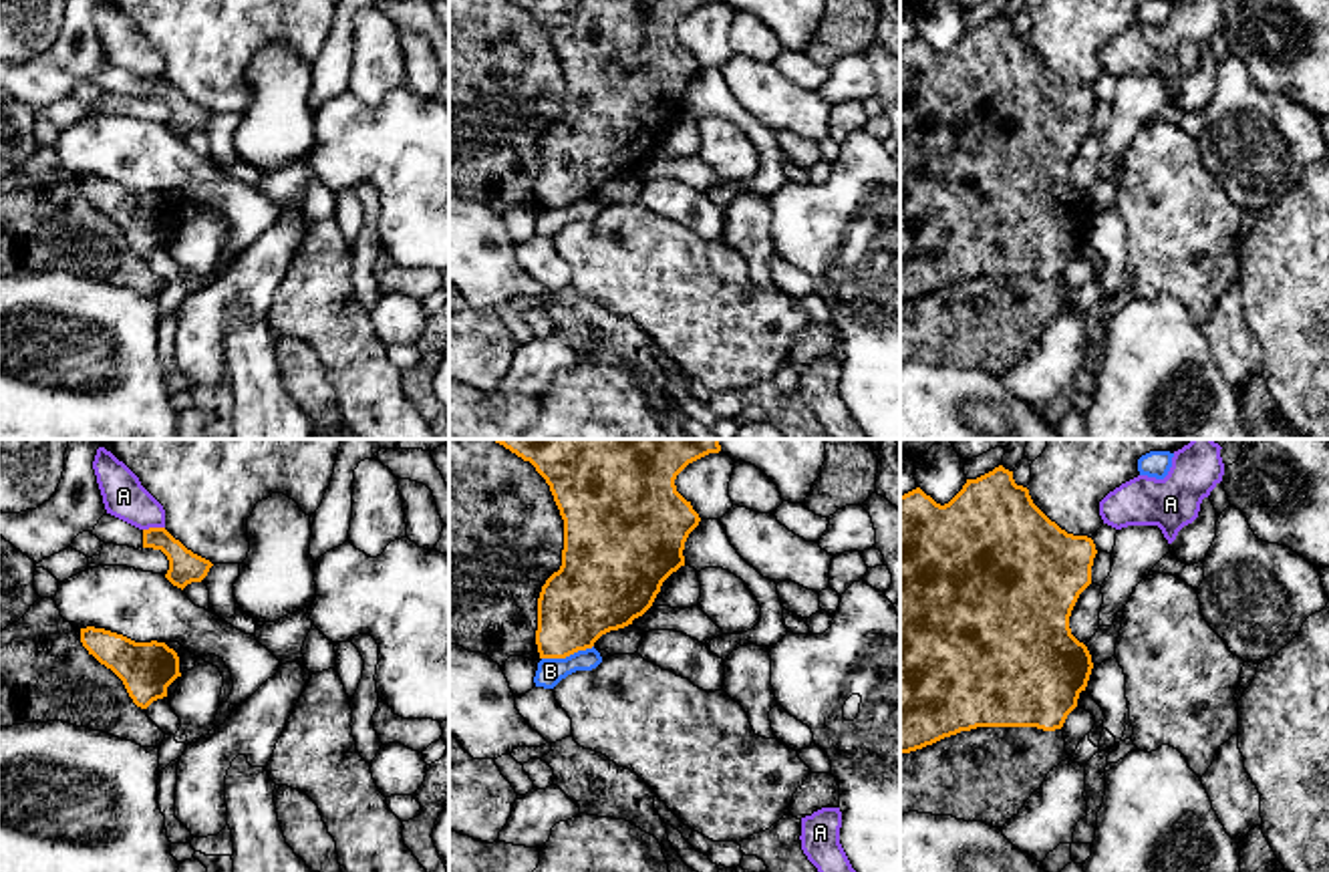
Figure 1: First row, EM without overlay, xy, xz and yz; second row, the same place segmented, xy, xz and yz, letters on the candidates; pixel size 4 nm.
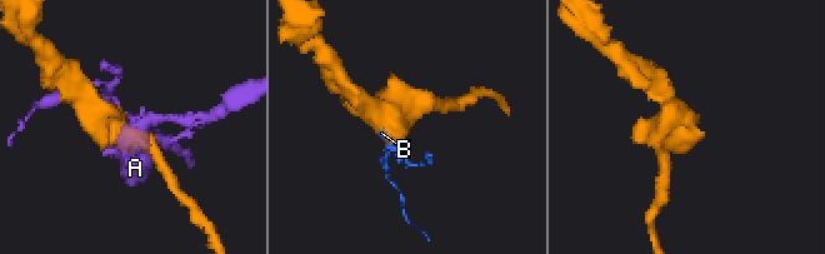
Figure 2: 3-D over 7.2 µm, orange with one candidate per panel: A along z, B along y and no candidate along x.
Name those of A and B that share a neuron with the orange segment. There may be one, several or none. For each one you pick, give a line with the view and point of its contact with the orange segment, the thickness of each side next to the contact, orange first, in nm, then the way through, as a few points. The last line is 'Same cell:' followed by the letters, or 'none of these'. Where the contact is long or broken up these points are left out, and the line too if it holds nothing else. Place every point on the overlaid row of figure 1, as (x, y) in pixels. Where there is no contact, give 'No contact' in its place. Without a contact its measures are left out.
Same cell: none of these

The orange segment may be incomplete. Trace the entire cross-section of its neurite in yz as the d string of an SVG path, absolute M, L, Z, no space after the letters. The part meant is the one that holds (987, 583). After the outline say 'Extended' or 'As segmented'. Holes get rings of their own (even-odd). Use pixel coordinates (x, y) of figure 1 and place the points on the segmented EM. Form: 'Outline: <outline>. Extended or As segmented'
Outline: M1003 465L967 479L963 489L944 505L920 487L900 495L900 753L932 745L944 737L977 727L1037 727L1061 729L1085 691L1093 663L1087 646L1069 628L1071 610L1079 594L1091 584L1091 566L1097 550L1091 538L1073 536L1051 522L1031 499L1029 489L1017 485L1013 471Z. As segmented

